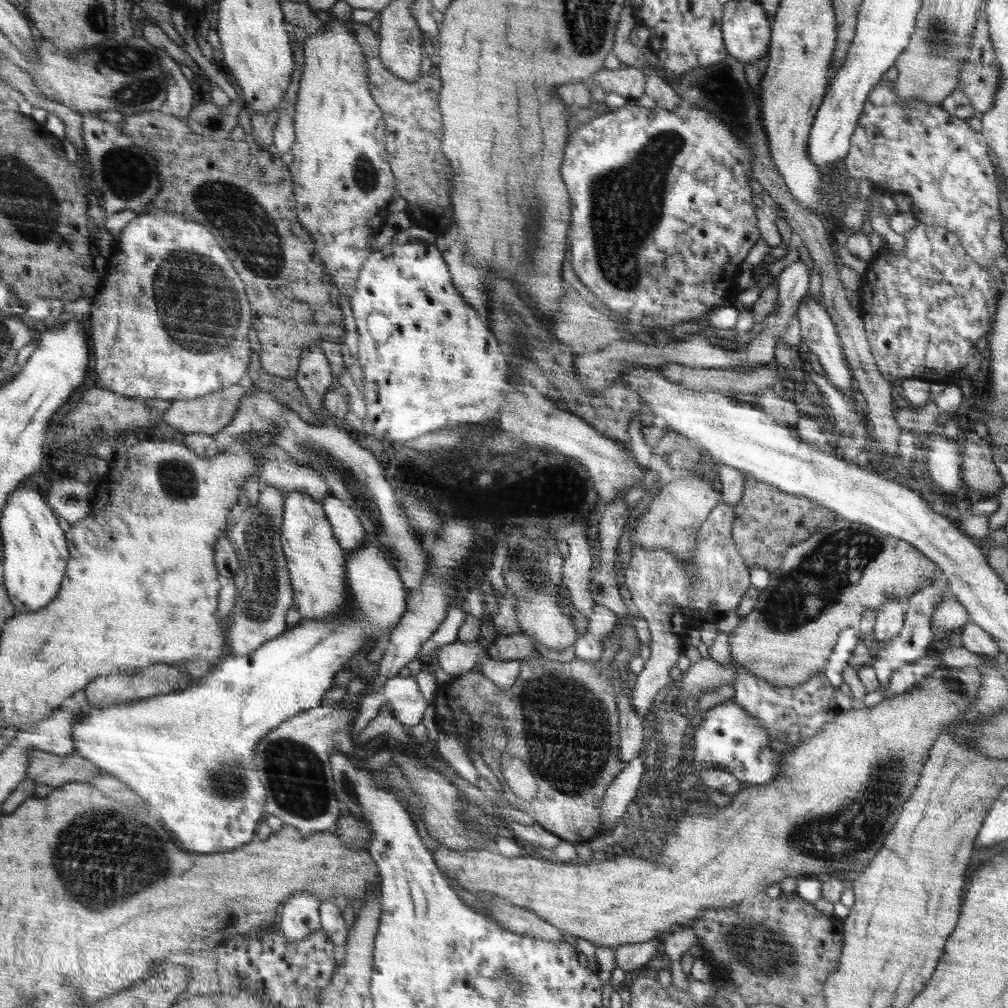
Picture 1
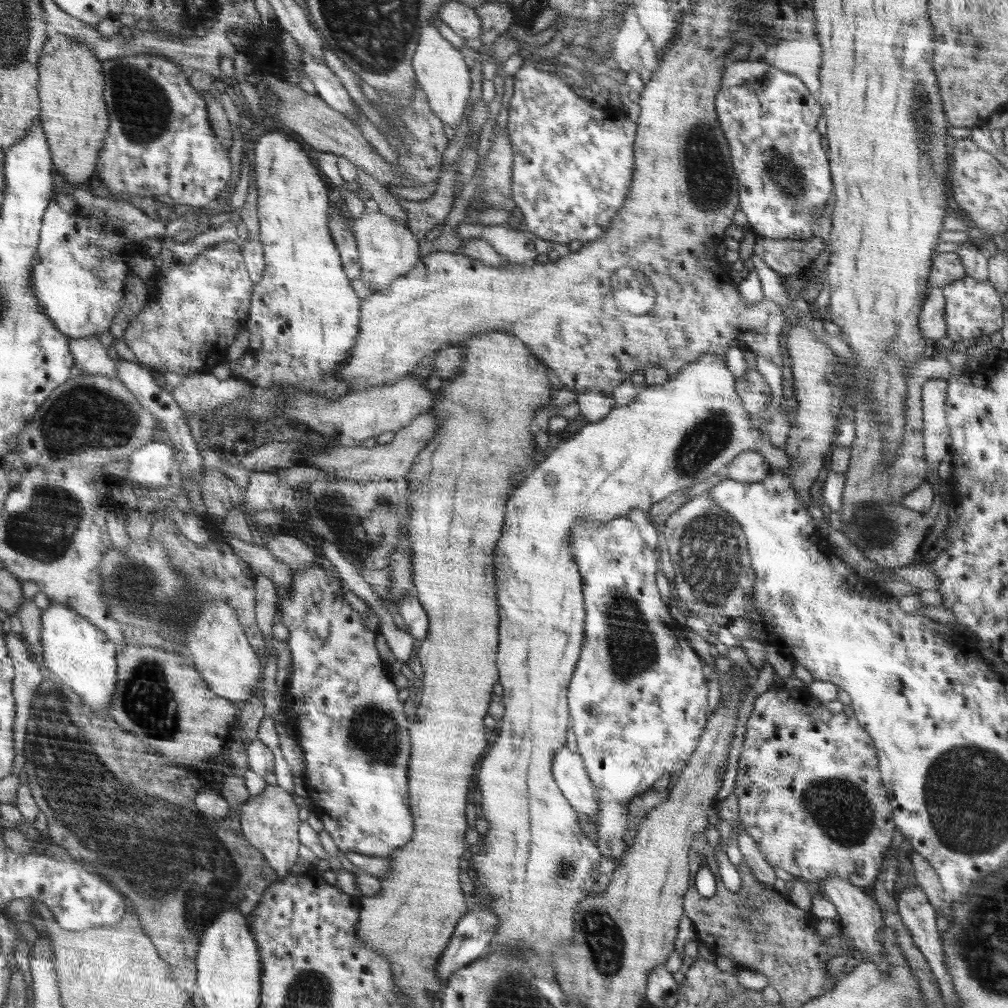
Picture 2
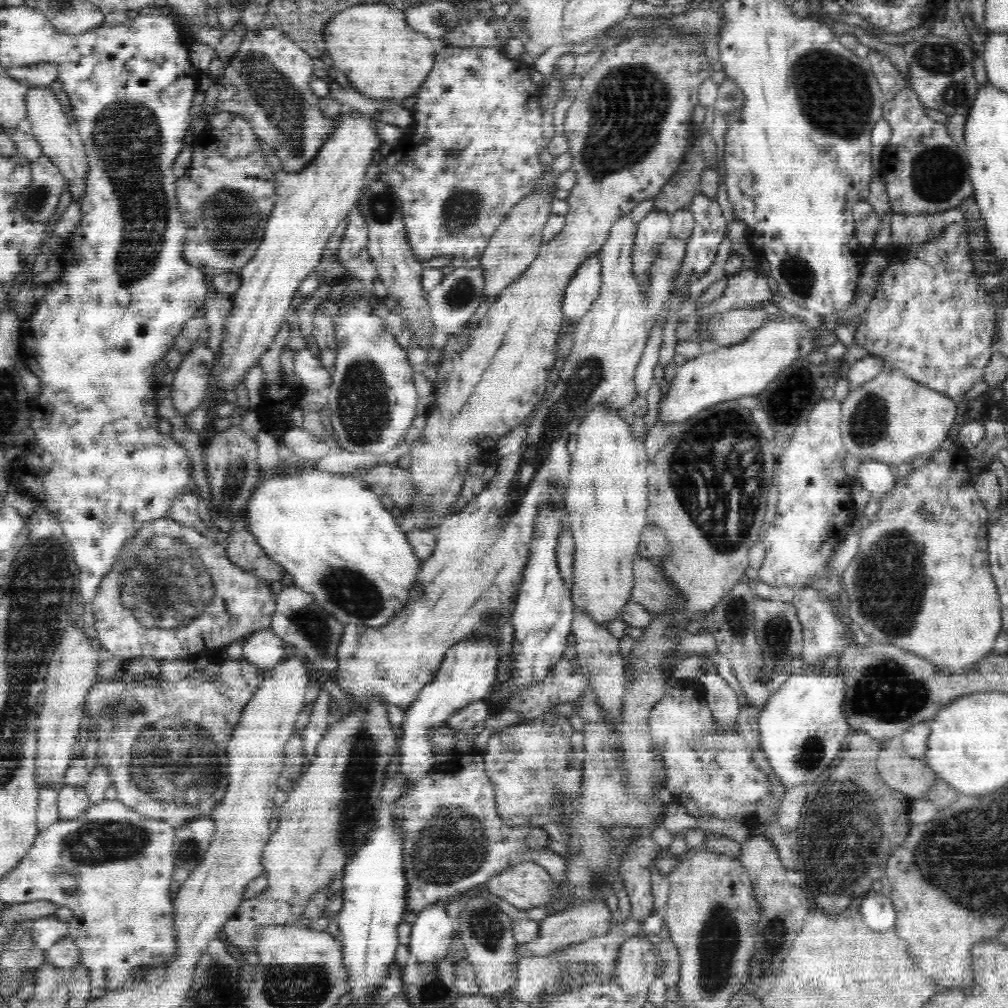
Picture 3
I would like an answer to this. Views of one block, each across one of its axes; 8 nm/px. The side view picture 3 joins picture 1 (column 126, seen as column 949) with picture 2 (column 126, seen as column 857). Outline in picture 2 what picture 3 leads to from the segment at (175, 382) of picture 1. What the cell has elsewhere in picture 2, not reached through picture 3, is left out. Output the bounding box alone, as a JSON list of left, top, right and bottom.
[124,242,253,375]

